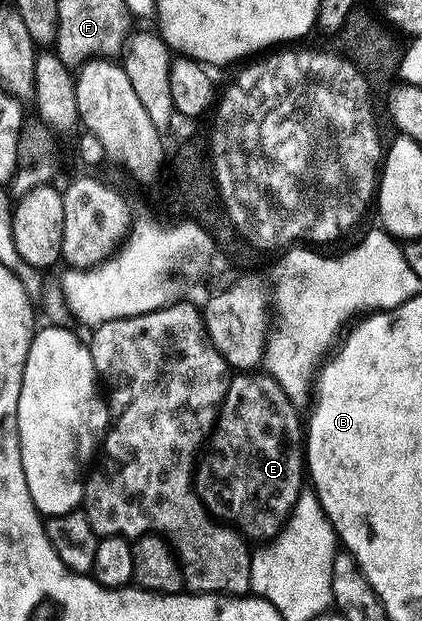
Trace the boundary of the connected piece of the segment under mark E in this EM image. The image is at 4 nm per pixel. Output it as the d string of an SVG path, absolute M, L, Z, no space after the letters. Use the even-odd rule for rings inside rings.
M239 371L239 372L236 372L234 374L234 376L232 376L230 378L230 380L228 380L228 382L227 382L227 394L225 395L225 399L223 400L223 402L221 402L221 404L219 404L219 413L215 416L215 425L212 426L212 428L211 428L211 432L205 442L205 448L202 450L201 456L198 458L197 464L193 470L193 488L194 488L195 494L197 496L199 496L200 499L208 499L207 497L211 497L211 501L209 500L209 505L212 510L223 509L227 505L228 515L231 517L239 517L239 525L237 524L238 532L240 534L242 534L242 536L244 538L250 539L252 542L254 542L253 540L259 541L259 542L255 542L255 543L266 543L266 542L278 537L279 532L282 529L284 529L284 527L287 526L287 520L291 518L291 512L293 511L293 507L297 503L299 494L304 492L304 489L305 489L305 429L304 429L304 426L301 424L301 417L300 417L300 421L299 421L299 413L295 409L298 409L296 402L291 401L289 399L289 395L285 395L285 391L281 391L281 387L278 385L278 383L275 382L273 380L273 378L271 378L270 372L267 372L267 371Z

